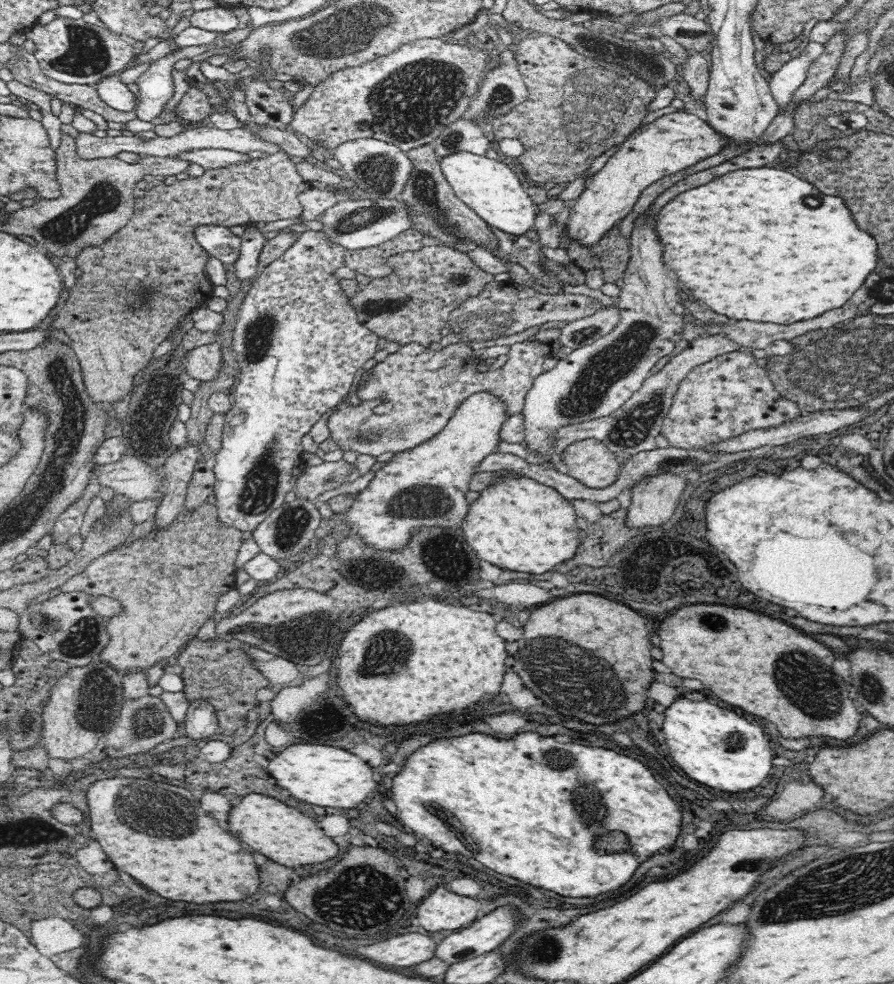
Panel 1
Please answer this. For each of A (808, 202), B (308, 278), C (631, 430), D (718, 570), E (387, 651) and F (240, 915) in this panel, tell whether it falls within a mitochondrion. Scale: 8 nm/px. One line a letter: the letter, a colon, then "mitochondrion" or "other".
A: mitochondrion
B: other
C: mitochondrion
D: other
E: mitochondrion
F: other

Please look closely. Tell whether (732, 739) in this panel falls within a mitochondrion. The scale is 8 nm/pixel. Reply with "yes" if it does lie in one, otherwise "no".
yes

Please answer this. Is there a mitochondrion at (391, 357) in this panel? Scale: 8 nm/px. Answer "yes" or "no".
no

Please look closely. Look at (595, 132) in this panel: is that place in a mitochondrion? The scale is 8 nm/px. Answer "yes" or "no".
yes

